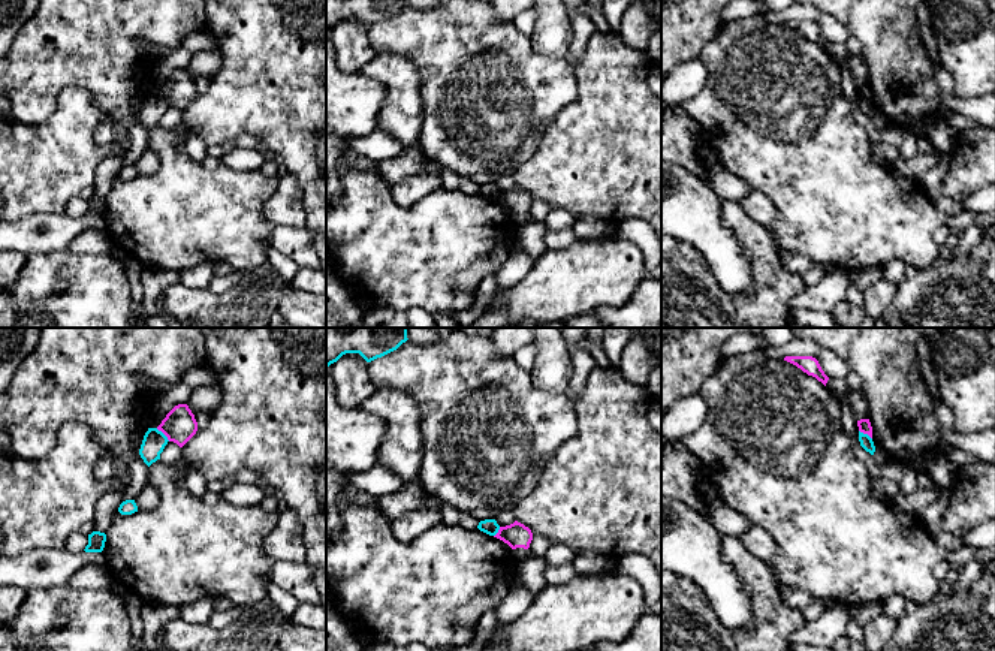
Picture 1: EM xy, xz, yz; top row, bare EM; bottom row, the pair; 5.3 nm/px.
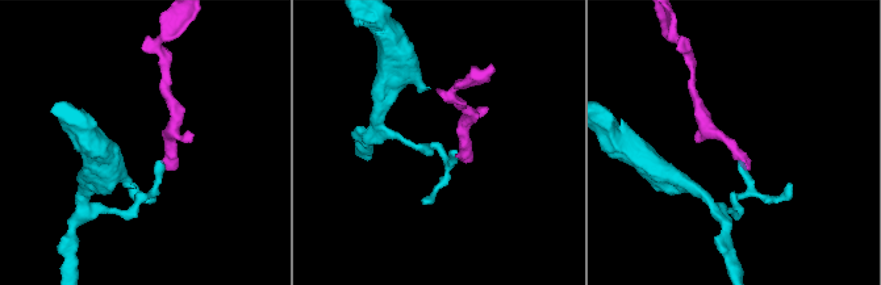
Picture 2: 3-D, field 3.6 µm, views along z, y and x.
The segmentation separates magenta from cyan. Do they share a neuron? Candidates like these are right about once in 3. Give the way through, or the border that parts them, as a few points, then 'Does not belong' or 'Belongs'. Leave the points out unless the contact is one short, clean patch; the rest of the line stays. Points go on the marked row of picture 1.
Boundary: xy (156, 428), (169, 440). Does not belong

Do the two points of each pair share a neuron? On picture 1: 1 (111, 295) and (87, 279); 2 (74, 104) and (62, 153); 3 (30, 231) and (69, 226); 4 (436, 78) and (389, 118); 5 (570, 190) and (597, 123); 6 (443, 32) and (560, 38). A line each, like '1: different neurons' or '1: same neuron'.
1: same neuron
2: same neuron
3: same neuron
4: different neurons
5: same neuron
6: different neurons

